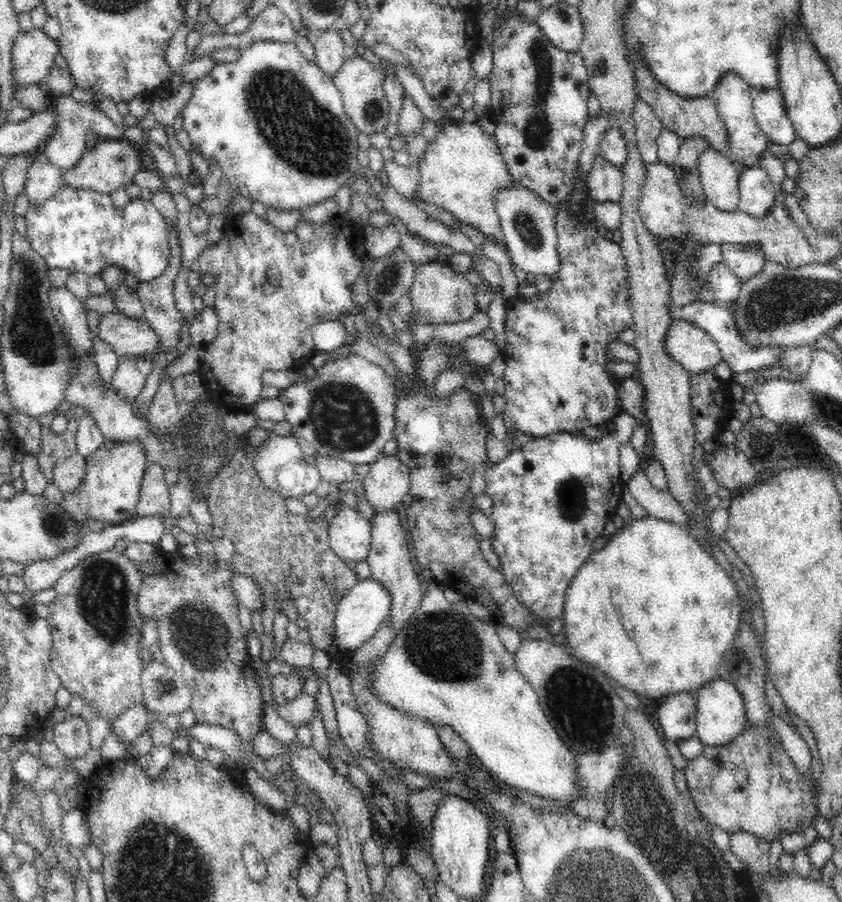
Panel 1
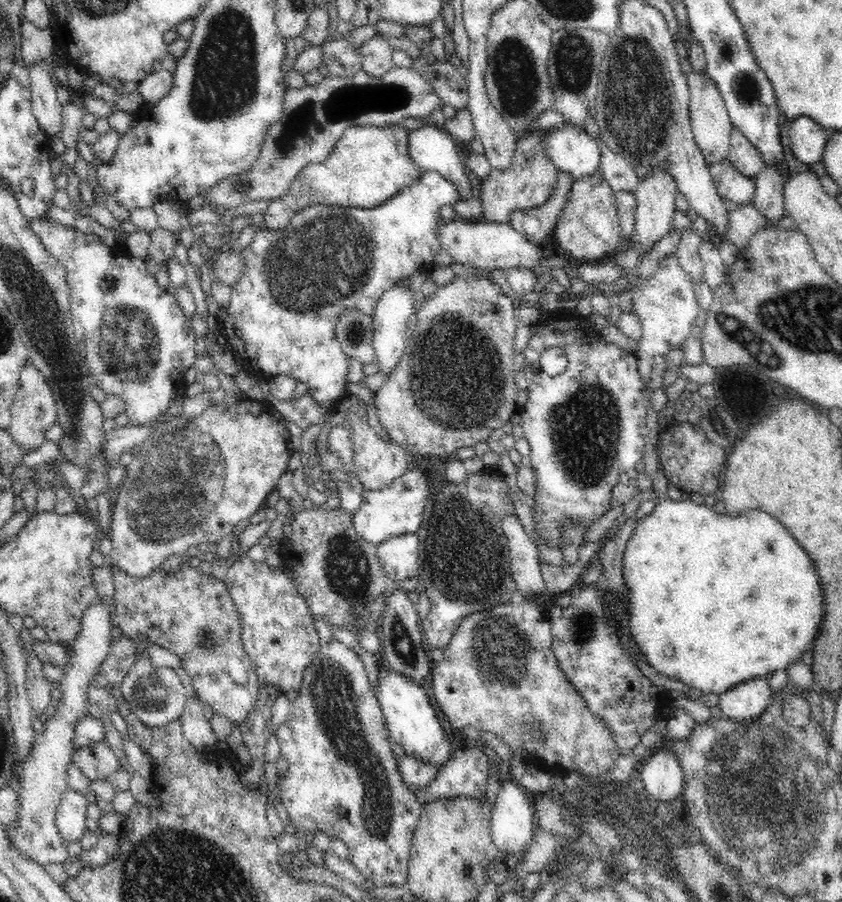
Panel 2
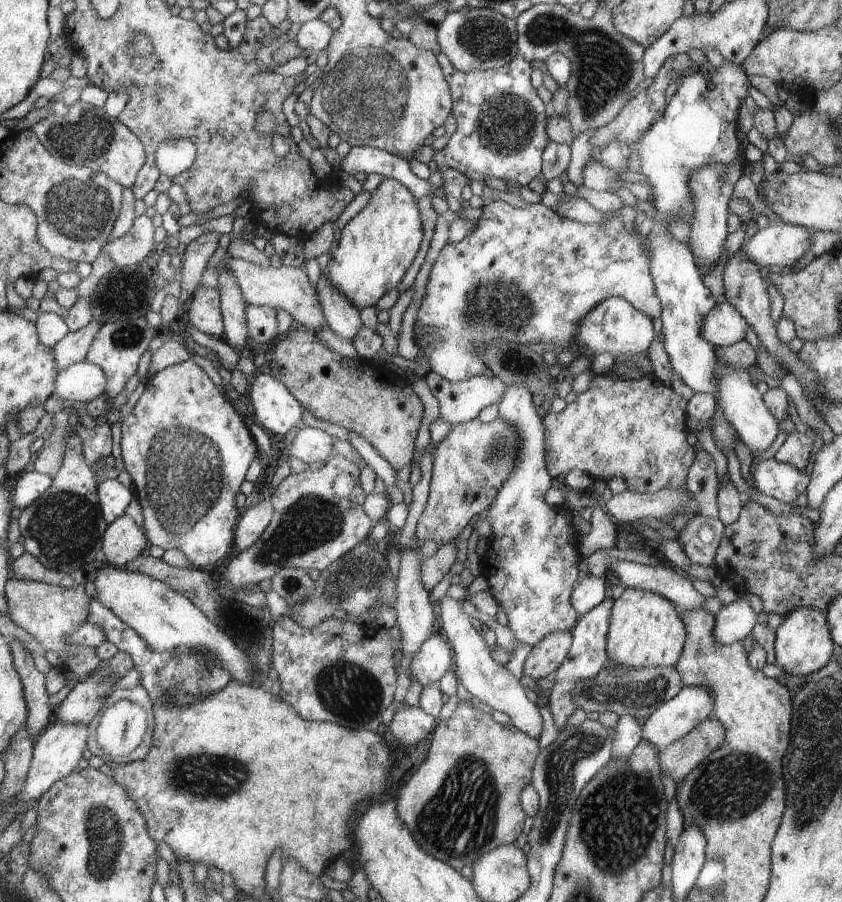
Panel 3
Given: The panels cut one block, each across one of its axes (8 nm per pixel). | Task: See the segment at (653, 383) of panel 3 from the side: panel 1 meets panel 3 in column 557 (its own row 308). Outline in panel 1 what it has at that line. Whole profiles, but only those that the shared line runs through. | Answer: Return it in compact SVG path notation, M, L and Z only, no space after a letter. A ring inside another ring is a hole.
M444 259L418 264L409 290L414 320L424 324L454 324L469 321L479 310L474 287L465 273L456 272Z

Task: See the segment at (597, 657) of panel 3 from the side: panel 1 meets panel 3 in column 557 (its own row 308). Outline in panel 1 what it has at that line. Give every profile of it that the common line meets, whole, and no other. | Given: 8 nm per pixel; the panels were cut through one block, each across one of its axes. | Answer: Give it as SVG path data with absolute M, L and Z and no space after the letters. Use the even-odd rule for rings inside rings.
M694 301L686 306L675 306L670 304L670 316L675 320L688 320L694 322L695 326L702 328L706 335L710 336L719 350L723 354L723 360L730 365L734 374L754 371L757 369L772 369L778 367L782 352L787 348L782 346L762 346L762 348L751 348L736 328L736 322L732 316L732 311L718 302L708 303L705 301Z

